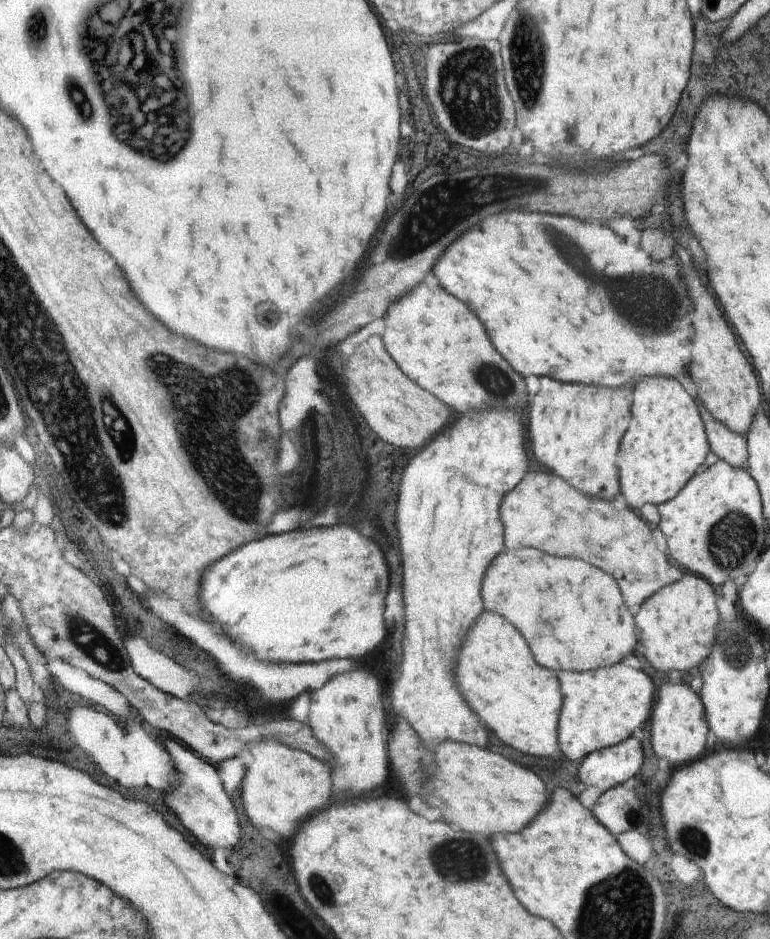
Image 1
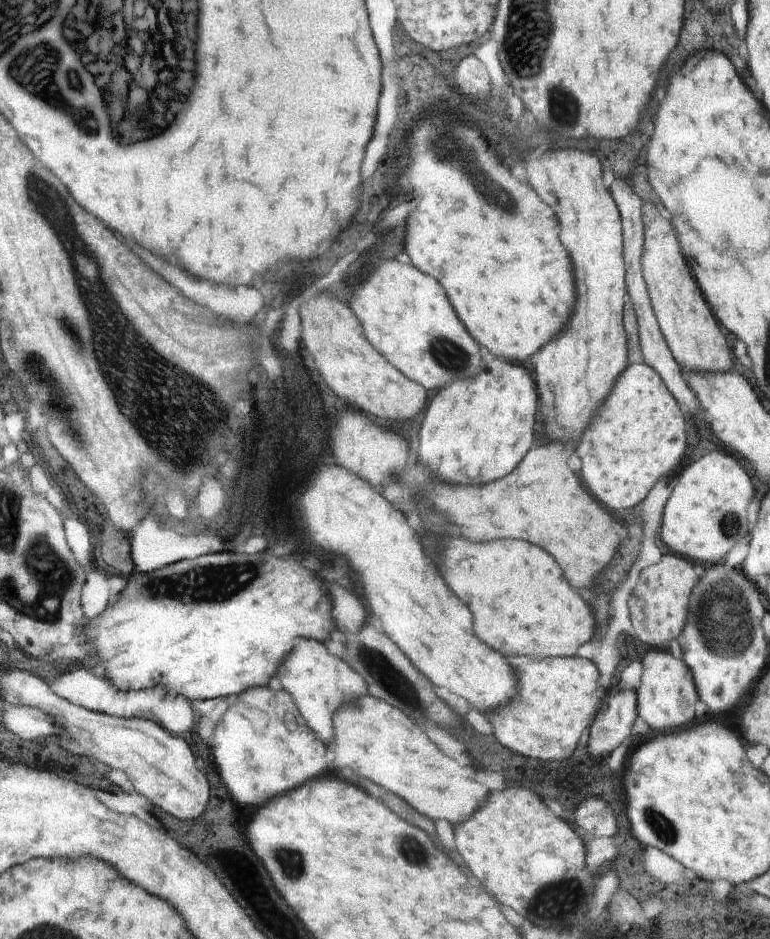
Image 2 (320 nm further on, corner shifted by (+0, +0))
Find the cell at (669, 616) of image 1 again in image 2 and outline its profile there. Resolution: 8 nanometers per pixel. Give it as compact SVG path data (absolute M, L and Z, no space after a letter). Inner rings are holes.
M663 554L656 564L643 568L627 604L632 635L652 648L668 650L670 640L681 635L687 619L691 590L703 574L704 568L698 566L697 561L688 562L687 558L676 554Z

